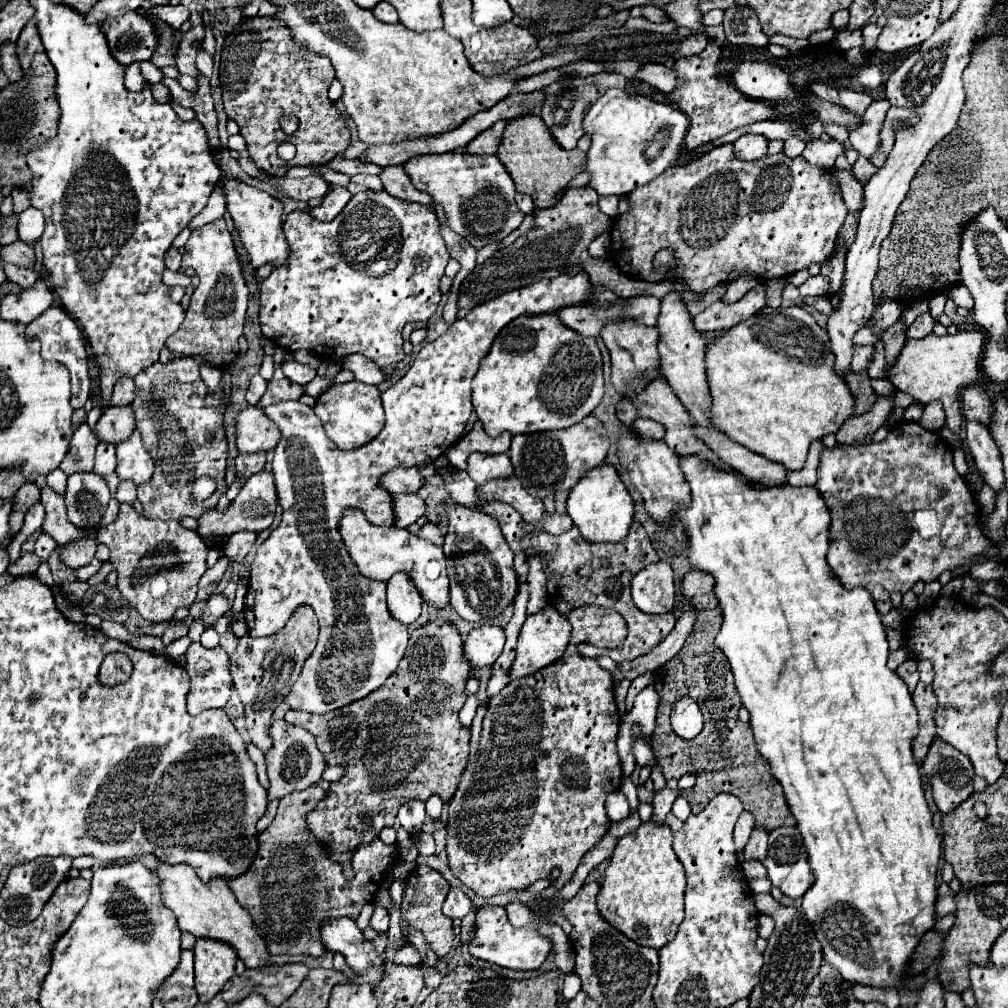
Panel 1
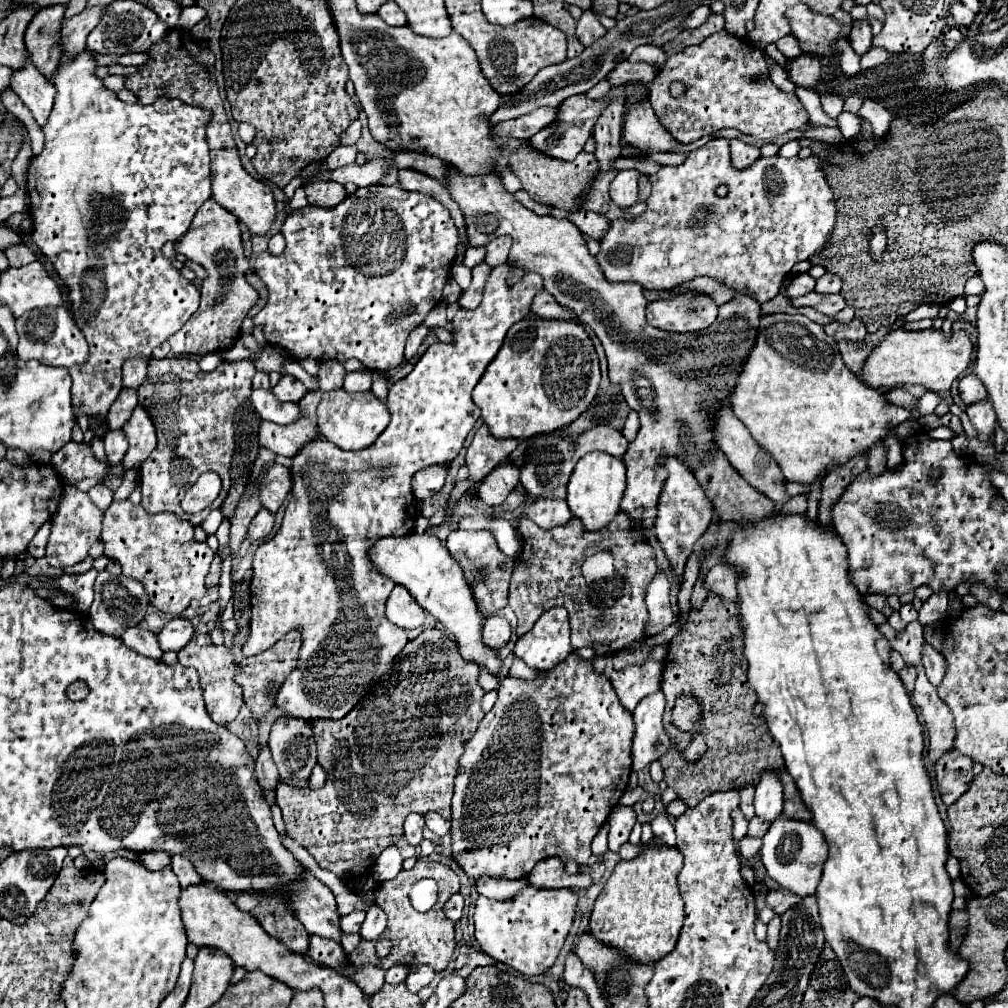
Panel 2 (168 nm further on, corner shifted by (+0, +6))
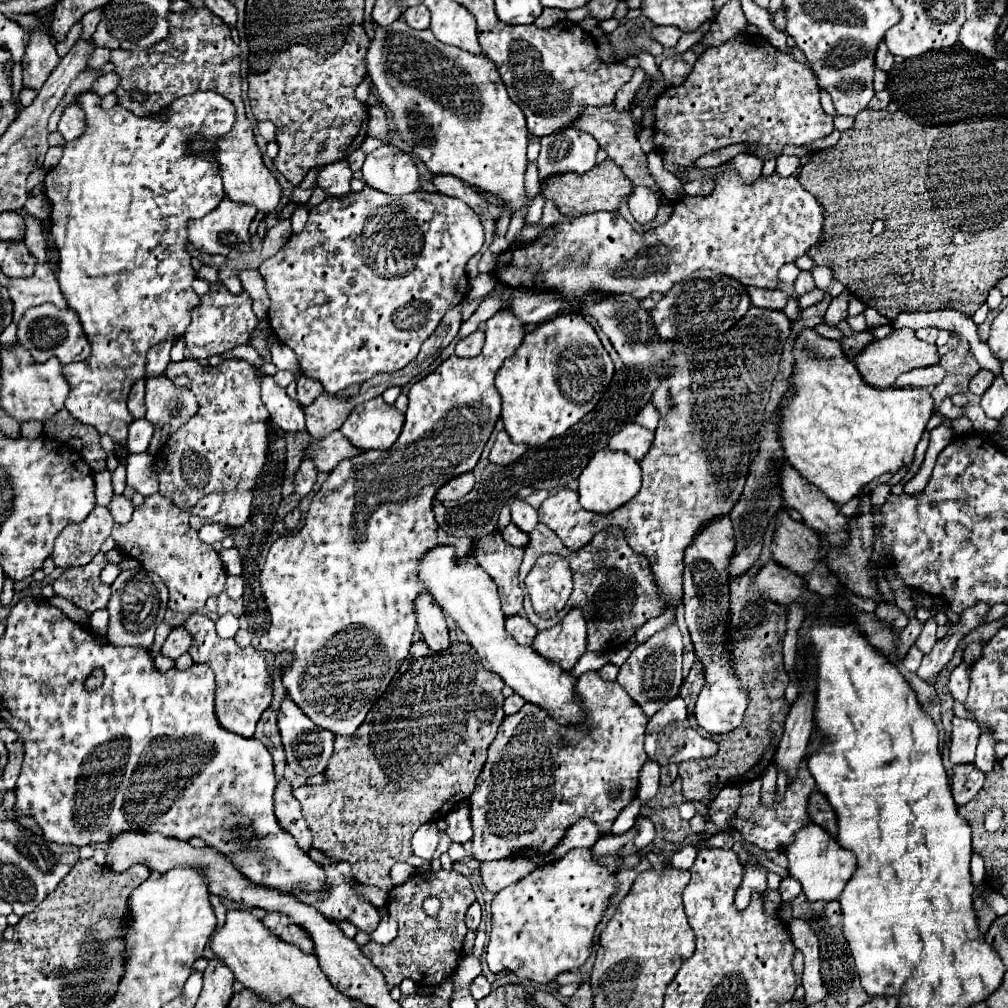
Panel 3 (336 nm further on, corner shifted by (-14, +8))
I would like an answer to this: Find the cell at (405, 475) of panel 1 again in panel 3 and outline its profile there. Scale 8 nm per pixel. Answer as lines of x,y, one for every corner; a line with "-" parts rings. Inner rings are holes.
464,473
464,475
460,475
460,477
448,481
448,483
444,485
444,489
438,491
436,499
438,499
440,503
444,503
444,501
458,501
458,499
464,497
468,491
472,491
472,487
474,487
474,475
472,475
472,473

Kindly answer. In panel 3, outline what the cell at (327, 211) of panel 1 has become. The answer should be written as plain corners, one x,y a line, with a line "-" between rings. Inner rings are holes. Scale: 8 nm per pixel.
340,159
322,167
322,171
318,173
318,187
328,191
332,197
342,197
350,191
350,179
352,171
348,167
348,161

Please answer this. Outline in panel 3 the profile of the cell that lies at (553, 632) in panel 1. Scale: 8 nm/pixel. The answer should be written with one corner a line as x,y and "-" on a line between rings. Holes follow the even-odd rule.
580,609
568,611
558,625
540,631
532,647
542,657
556,661
562,669
570,671
586,653
586,621

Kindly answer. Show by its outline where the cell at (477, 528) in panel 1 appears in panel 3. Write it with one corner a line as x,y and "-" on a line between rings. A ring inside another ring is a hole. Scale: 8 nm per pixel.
490,533
472,545
474,559
498,585
502,611
506,617
516,615
522,609
522,589
518,585
518,571
524,557
524,549
512,547
502,535

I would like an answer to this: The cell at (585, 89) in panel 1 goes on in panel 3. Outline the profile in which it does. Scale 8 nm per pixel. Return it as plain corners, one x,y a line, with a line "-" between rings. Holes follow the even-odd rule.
564,129
542,137
542,149
538,155
538,179
540,185
550,177
576,173
588,173
596,163
598,141
584,131

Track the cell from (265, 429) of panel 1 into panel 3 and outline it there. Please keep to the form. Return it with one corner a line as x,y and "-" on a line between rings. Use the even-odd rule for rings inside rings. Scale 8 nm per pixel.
334,431
332,435
320,441
312,439
306,449
306,457
312,457
316,469
322,473
332,473
332,469
336,469
340,461
348,457
356,457
360,453
362,451
356,449
340,431

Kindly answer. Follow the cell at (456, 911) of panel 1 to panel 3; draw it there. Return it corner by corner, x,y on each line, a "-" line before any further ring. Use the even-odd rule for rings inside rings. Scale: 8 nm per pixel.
474,903
470,909
468,909
468,913
466,913
466,927
468,929
478,929
478,925
480,925
480,905
478,903

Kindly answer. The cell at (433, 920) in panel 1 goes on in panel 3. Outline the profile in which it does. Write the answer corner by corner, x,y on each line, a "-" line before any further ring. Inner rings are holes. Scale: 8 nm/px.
436,871
422,873
408,879
404,885
398,885
390,891
388,913
398,921
398,937
388,945
372,945
366,943
362,953
372,961
376,969
380,969
386,977
388,987
398,987
404,979
412,979
418,985
434,987
446,981
460,961
464,953
462,943
468,933
464,925
464,917
468,907
476,901
470,881
456,871
-
428,897
440,899
440,911
436,915
428,915
422,909
424,899

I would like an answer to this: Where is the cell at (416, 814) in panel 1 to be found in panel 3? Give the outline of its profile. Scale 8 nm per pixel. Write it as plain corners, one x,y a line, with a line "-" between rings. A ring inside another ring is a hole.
424,823
412,837
412,853
426,861
432,859
438,845
438,827
436,823

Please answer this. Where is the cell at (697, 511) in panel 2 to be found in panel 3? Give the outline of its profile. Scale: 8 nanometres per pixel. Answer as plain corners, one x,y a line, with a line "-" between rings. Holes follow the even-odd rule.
720,517
720,521
708,523
694,539
694,543
686,549
684,555
684,609
686,609
686,625
692,637
696,659
700,661
706,685
696,699
696,721
708,733
728,733
742,723
744,711
748,707
748,689
736,677
734,657
728,649
728,633
730,633
730,601
728,601
728,585
730,585
730,557
734,555
736,541
734,529
728,517

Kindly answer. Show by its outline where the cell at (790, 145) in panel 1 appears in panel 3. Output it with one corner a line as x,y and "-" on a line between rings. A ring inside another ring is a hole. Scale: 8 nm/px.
782,155
782,157
776,161
776,173
778,173
780,177
790,177
798,167
800,167
800,159
798,159
798,157

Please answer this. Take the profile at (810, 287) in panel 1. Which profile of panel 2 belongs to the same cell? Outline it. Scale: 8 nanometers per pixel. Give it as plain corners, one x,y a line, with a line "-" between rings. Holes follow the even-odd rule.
802,273
802,275
796,275
796,277
792,279
792,283
790,283
788,289
786,289
786,295
788,295
790,299
802,297
802,295
814,291
814,287
816,287
816,279
814,279
812,275
808,275
808,273

